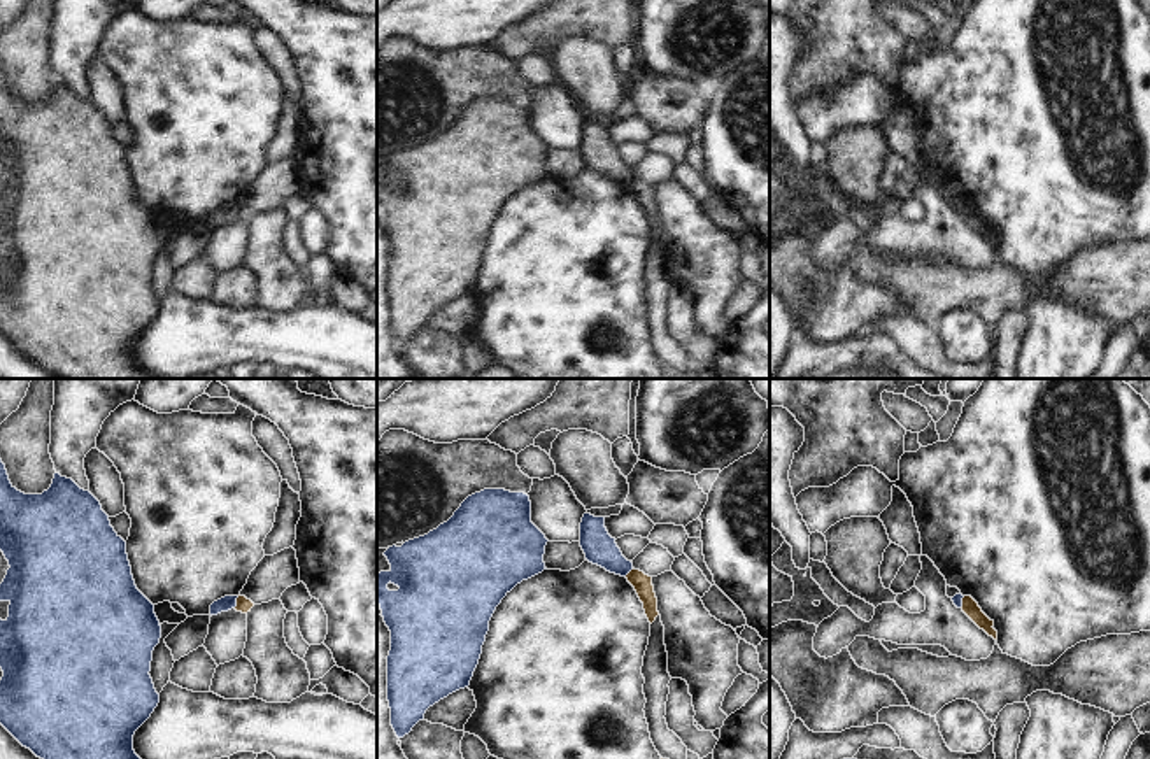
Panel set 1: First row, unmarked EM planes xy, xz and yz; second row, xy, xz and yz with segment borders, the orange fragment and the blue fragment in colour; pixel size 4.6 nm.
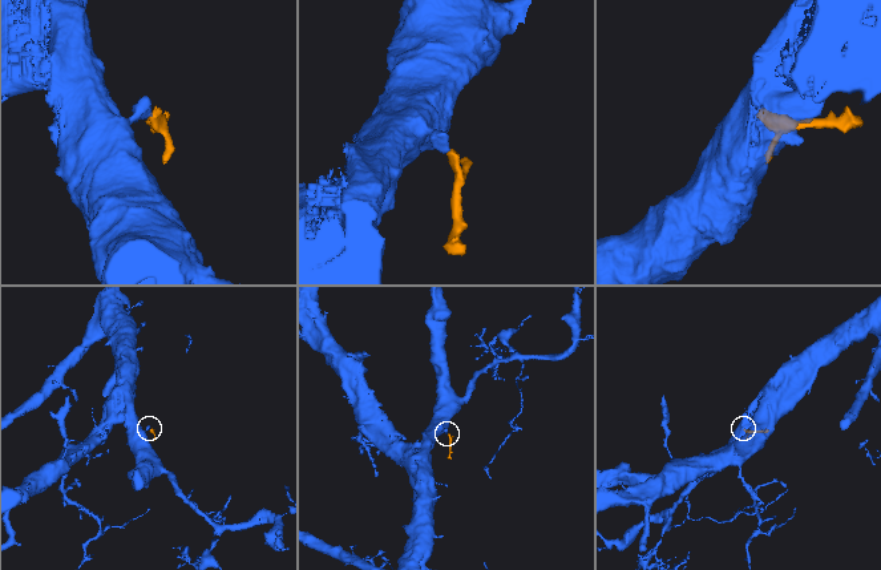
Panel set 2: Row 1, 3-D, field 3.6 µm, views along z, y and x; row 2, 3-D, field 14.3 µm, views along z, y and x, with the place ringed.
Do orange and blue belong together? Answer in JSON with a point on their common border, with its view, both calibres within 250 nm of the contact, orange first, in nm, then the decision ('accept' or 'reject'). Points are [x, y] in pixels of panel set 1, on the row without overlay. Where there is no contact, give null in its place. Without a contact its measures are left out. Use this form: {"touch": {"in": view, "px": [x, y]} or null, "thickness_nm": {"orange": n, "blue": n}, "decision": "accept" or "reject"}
{"touch": {"in": "xy", "px": [237, 209]}, "thickness_nm": {"orange": 70, "blue": 70}, "decision": "reject"}

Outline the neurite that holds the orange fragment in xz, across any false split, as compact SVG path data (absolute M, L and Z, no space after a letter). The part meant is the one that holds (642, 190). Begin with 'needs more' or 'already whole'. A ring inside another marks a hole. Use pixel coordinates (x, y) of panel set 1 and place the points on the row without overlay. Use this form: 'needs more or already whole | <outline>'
already whole | M633 175L626 182L626 186L635 195L640 209L643 210L645 223L647 223L649 230L652 231L656 228L656 224L659 223L657 205L656 205L654 193L652 193L652 184Z

